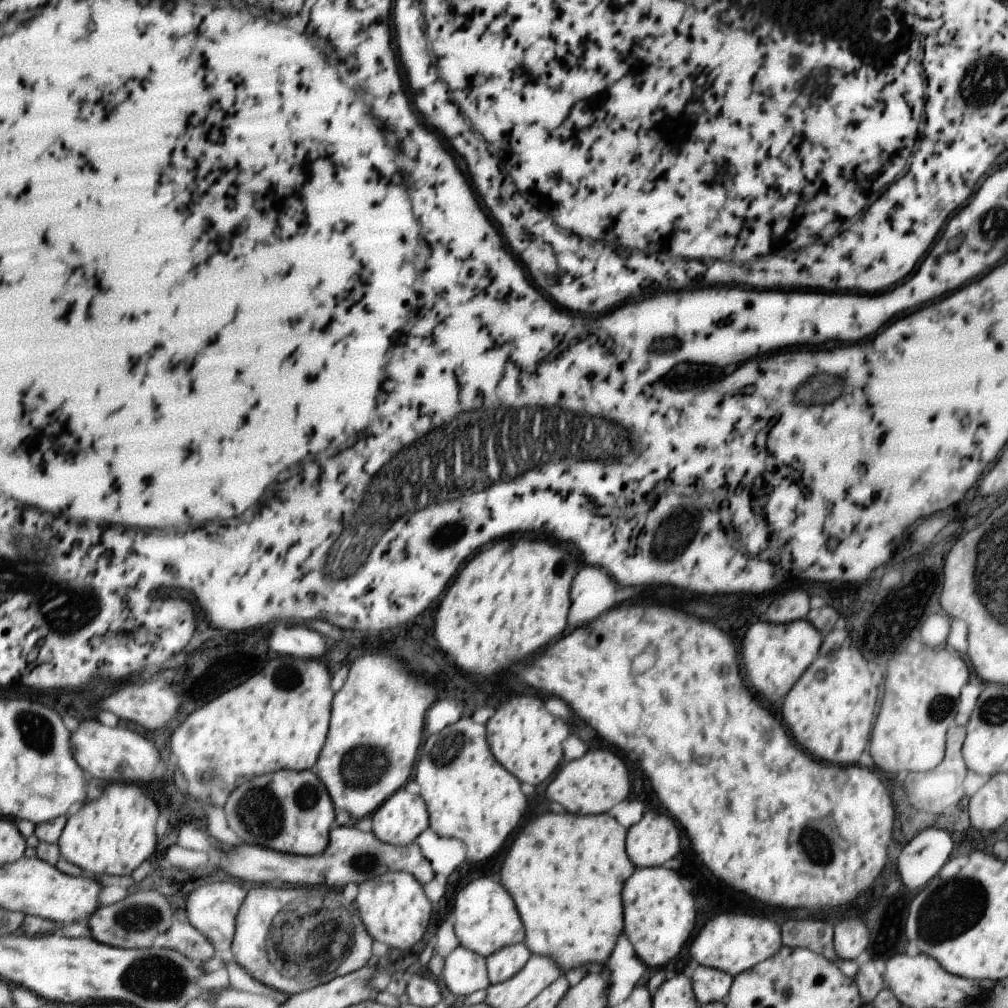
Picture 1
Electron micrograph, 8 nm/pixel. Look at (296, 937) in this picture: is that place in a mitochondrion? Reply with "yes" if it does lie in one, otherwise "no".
yes

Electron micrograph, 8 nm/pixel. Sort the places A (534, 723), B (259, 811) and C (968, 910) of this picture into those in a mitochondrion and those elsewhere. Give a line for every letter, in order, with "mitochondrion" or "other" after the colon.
A: other
B: mitochondrion
C: mitochondrion

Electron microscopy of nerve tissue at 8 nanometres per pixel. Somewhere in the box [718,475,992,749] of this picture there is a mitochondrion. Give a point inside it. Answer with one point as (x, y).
(938, 708)

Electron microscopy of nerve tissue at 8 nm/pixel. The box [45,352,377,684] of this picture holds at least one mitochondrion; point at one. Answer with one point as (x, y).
(74, 611)

